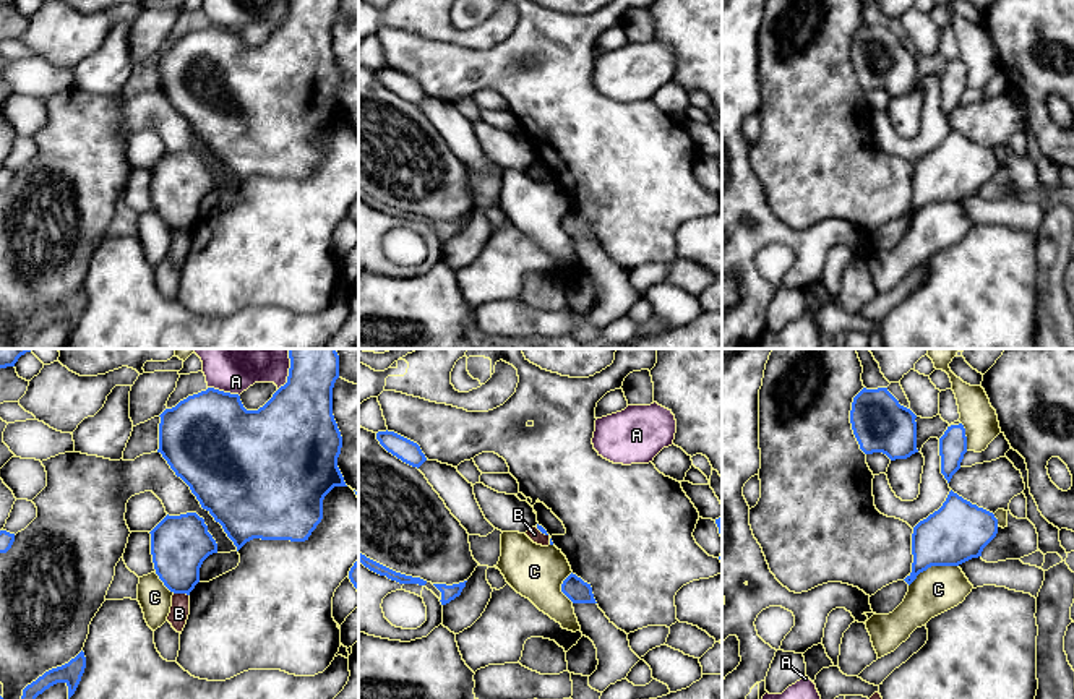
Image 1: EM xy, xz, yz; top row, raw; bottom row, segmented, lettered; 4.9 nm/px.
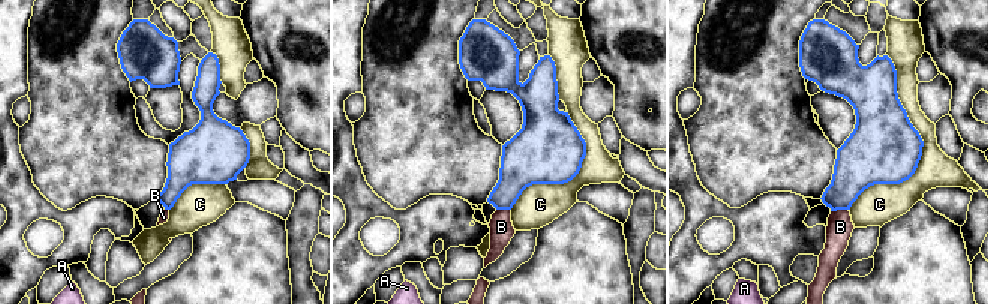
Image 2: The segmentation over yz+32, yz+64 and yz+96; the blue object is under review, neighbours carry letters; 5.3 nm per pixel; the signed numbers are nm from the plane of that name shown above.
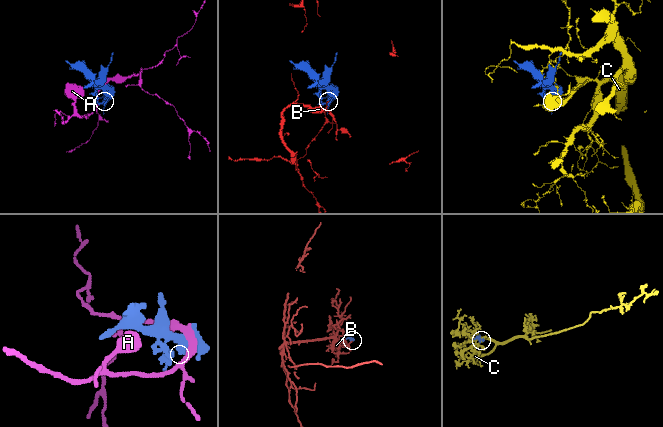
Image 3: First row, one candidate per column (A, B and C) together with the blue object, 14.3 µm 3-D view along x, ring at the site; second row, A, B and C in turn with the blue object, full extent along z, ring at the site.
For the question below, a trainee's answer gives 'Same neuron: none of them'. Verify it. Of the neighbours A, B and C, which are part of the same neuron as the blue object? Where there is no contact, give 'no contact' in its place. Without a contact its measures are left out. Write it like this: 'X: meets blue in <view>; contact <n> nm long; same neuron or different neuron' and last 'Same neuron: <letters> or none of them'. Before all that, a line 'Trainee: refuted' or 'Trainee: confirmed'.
Trainee: confirmed
A: meets blue in xy; contact 170 nm long; different neuron
B: meets blue in xy; contact 80 nm long; different neuron
C: meets blue in yz; contact 260 nm long; different neuron
Same neuron: none of them

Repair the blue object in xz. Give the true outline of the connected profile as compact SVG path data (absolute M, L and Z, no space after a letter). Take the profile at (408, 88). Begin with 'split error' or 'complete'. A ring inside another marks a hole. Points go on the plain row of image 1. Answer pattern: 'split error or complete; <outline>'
complete; M378 68L376 70L376 76L380 78L380 81L391 89L393 92L396 92L397 96L401 96L402 99L412 102L412 104L420 104L427 94L422 89L420 83L394 68Z

